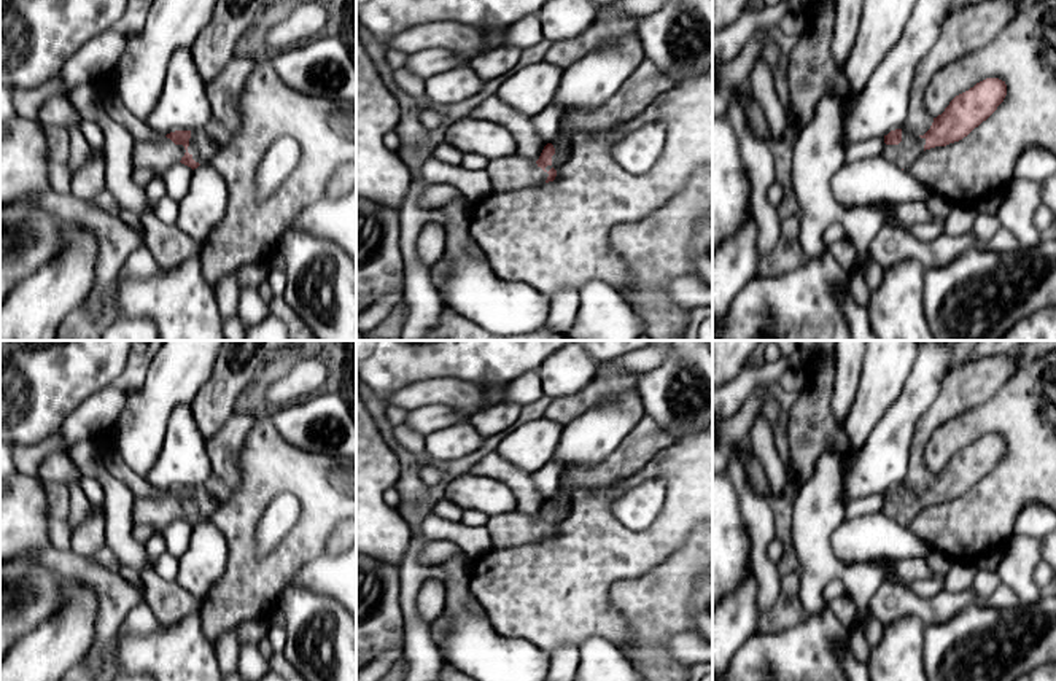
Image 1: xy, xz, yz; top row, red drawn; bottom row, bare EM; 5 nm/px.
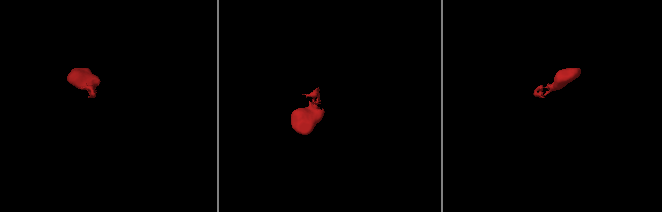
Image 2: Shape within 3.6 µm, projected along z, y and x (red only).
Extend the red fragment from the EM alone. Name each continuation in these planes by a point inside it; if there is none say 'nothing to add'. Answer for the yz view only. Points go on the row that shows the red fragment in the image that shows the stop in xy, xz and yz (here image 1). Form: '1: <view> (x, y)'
1: yz (964, 31)

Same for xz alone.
1: xz (643, 86)

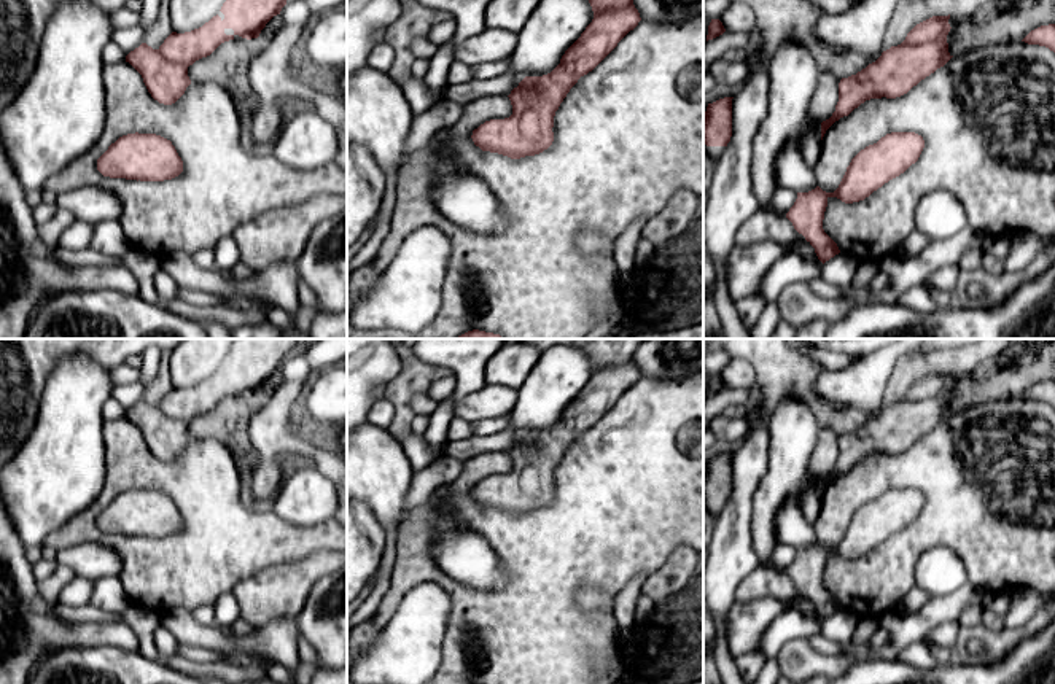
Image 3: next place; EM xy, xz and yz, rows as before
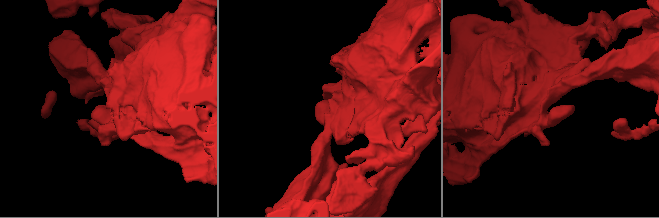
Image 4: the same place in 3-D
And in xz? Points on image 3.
nothing to add

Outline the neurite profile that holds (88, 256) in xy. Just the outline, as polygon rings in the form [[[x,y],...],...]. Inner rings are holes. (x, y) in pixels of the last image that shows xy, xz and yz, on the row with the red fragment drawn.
[[[57,245],[54,248],[54,258],[57,262],[67,267],[84,267],[84,266],[103,267],[103,266],[123,264],[123,259],[97,253],[89,247],[80,251],[72,251],[67,248],[60,248]]]

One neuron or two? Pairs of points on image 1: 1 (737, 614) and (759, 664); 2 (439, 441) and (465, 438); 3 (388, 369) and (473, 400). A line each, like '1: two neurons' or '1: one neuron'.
1: two neurons
2: one neuron
3: two neurons

